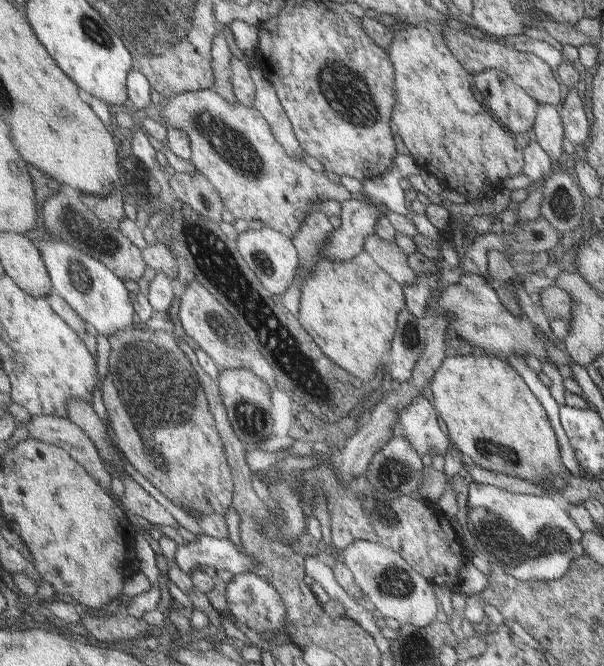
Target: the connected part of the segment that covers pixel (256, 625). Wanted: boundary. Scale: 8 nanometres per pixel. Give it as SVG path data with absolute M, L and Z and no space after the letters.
M251 572L239 573L235 580L229 584L227 594L231 614L235 615L236 620L248 628L263 634L263 632L277 633L284 626L285 603L273 584L262 579L259 575Z

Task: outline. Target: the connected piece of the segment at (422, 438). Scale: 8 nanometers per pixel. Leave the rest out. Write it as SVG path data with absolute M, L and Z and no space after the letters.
M417 397L398 411L399 435L405 437L420 456L445 455L453 448L450 439L437 425L437 414L431 401L428 397Z

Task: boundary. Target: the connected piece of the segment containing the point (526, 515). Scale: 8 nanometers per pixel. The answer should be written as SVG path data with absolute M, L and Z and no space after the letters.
M469 480L466 500L466 524L469 531L468 534L475 534L475 532L477 532L477 530L475 530L475 524L477 524L475 520L477 520L477 518L473 516L473 510L471 510L471 508L477 508L475 514L481 512L481 508L483 508L485 514L497 514L499 520L502 520L507 526L509 526L511 532L515 532L517 536L523 538L523 542L529 542L531 528L553 526L553 528L557 528L559 532L565 534L567 544L569 544L569 550L573 550L573 552L577 554L577 557L579 557L579 554L584 554L583 550L581 550L581 546L579 546L581 532L579 532L578 526L573 522L569 514L563 512L560 501L551 498L549 495L543 494L533 496L515 493L491 485L480 485Z

